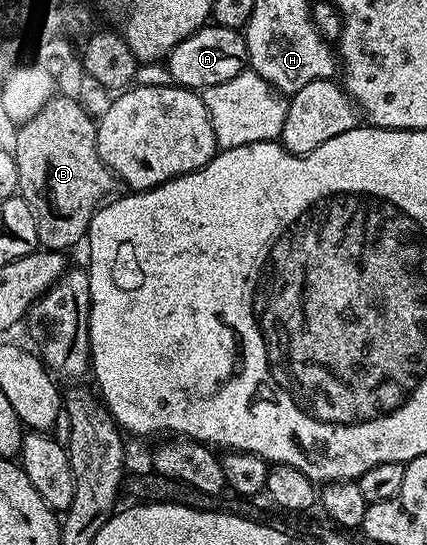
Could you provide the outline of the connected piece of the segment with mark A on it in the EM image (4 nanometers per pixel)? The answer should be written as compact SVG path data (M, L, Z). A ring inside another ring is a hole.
M205 24L186 36L174 47L166 59L168 70L172 73L171 81L175 85L189 90L203 92L209 86L226 84L226 80L234 80L248 66L248 53L241 31L231 30L225 26Z

